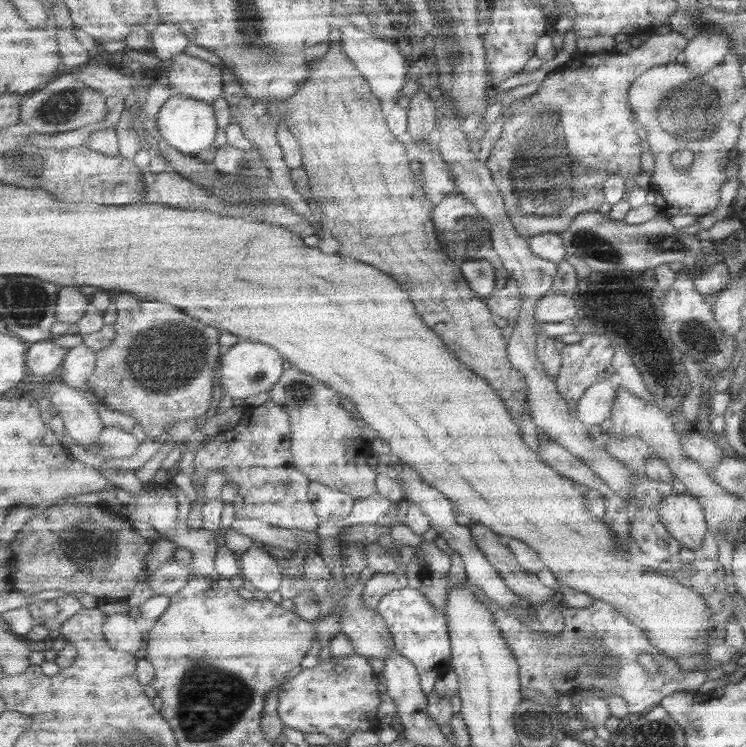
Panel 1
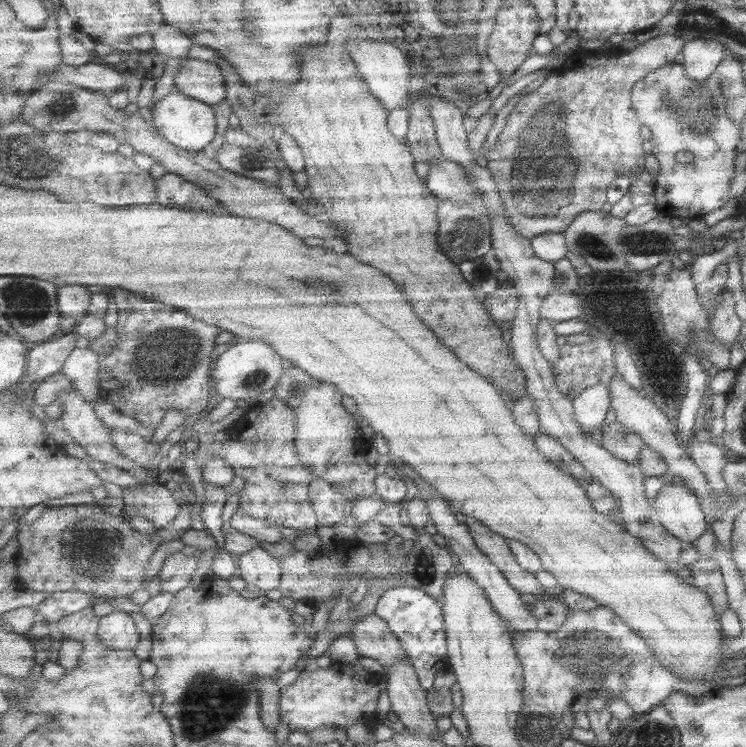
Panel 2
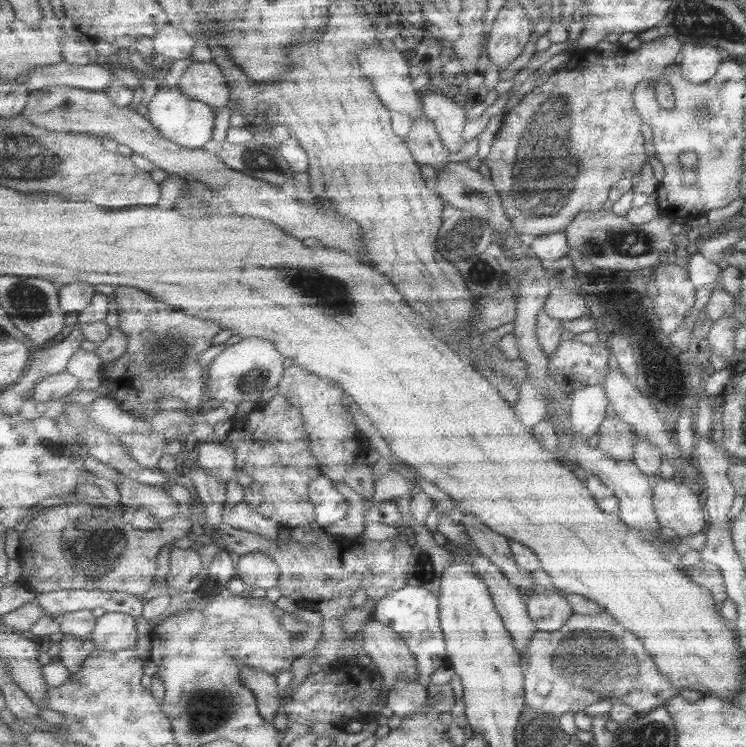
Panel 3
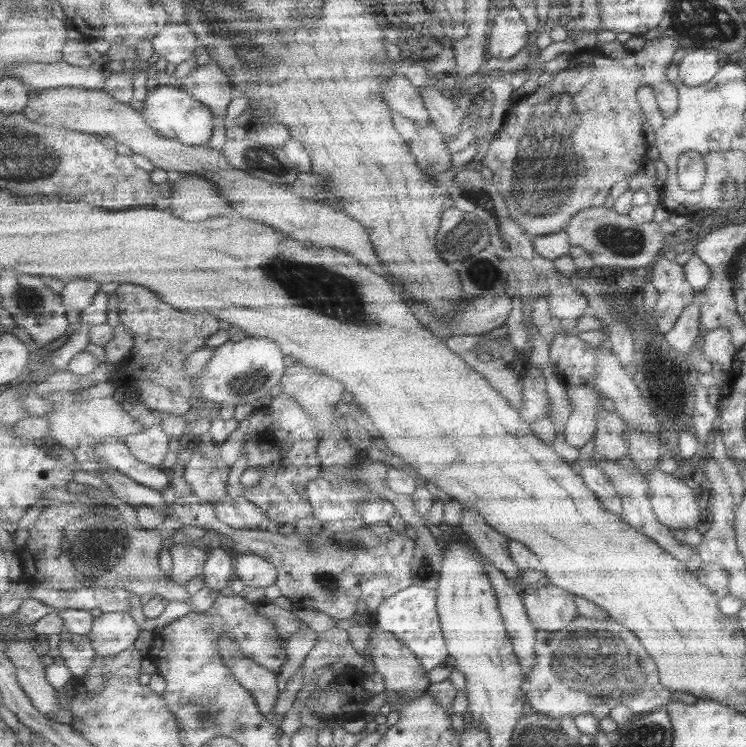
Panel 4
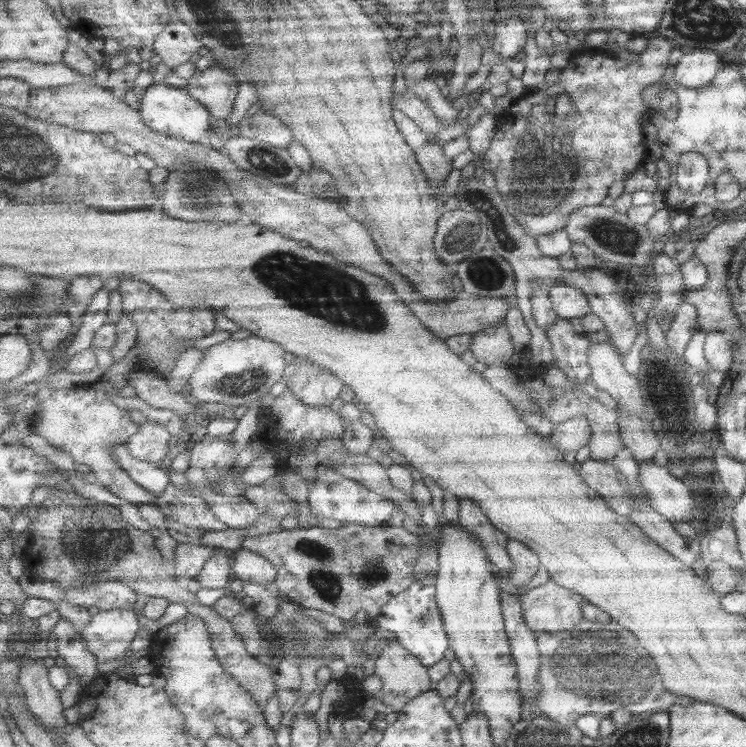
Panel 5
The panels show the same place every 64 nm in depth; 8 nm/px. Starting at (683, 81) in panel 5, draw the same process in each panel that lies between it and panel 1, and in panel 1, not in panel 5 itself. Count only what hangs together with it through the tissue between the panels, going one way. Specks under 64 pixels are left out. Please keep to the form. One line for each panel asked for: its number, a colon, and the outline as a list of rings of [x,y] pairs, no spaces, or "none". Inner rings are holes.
1: [[[697,34],[689,40],[685,50],[685,64],[693,76],[709,74],[713,68],[725,60],[729,50],[729,40],[723,34]]]
2: [[[691,40],[681,54],[685,74],[695,82],[705,82],[721,64],[723,44],[715,40]]]
3: [[[685,44],[683,48],[683,76],[691,84],[707,84],[709,78],[717,74],[719,64],[719,52],[715,46],[695,46]]]
4: [[[695,48],[685,52],[685,58],[681,60],[681,80],[687,86],[705,86],[715,78],[715,72],[721,70],[717,64],[717,54],[713,48]]]

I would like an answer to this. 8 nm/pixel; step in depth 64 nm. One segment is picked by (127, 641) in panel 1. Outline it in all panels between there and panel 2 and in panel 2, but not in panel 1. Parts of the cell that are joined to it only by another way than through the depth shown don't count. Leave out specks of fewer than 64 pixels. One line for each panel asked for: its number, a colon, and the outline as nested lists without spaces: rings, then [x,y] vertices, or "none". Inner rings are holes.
2: [[[111,612],[99,620],[97,638],[109,650],[135,650],[139,632],[133,618],[125,612]]]

